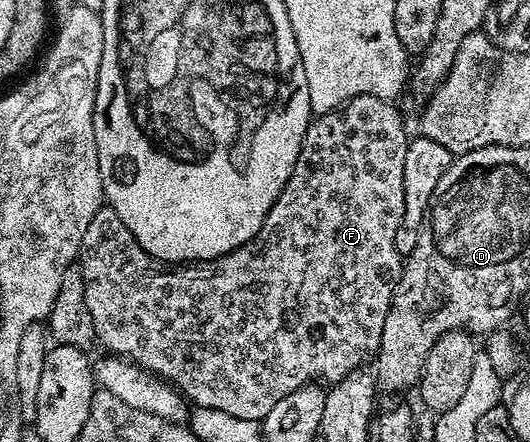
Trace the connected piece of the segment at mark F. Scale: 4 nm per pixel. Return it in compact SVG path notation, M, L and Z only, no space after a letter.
M361 95L346 101L338 109L318 114L307 126L297 163L293 163L293 175L289 175L281 195L277 195L261 231L257 231L257 235L241 247L212 261L176 265L159 261L145 252L137 239L133 239L133 231L121 223L121 215L117 215L117 211L109 207L99 209L89 227L85 227L77 258L85 279L85 303L89 303L89 315L93 315L98 344L103 344L108 354L126 357L150 373L172 382L192 406L225 411L225 415L237 415L237 419L257 422L262 422L263 417L273 411L273 406L285 399L285 395L303 385L338 383L355 370L364 368L379 352L381 331L385 331L385 315L389 315L395 288L403 274L404 258L397 251L397 227L401 227L401 215L405 215L405 151L409 132L403 126L403 117L397 106L373 95Z

